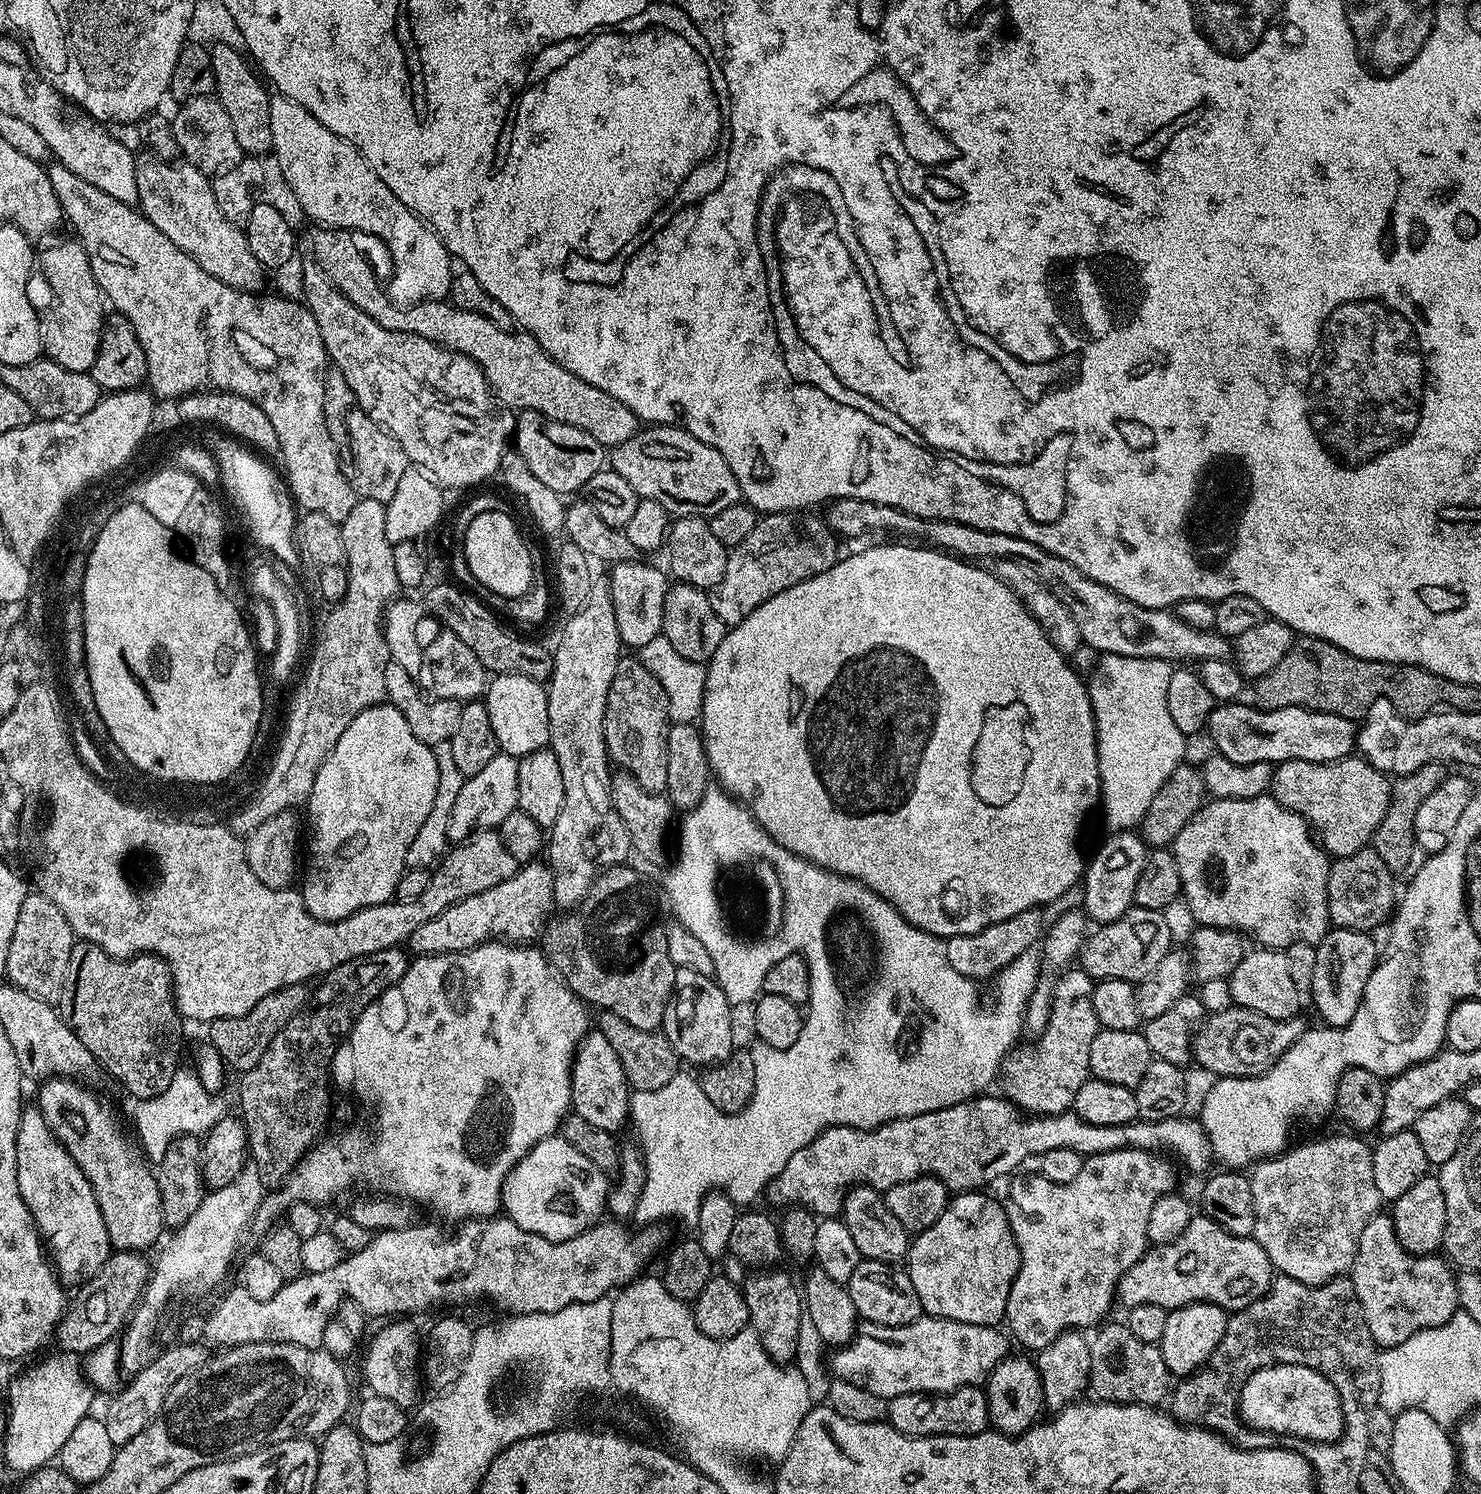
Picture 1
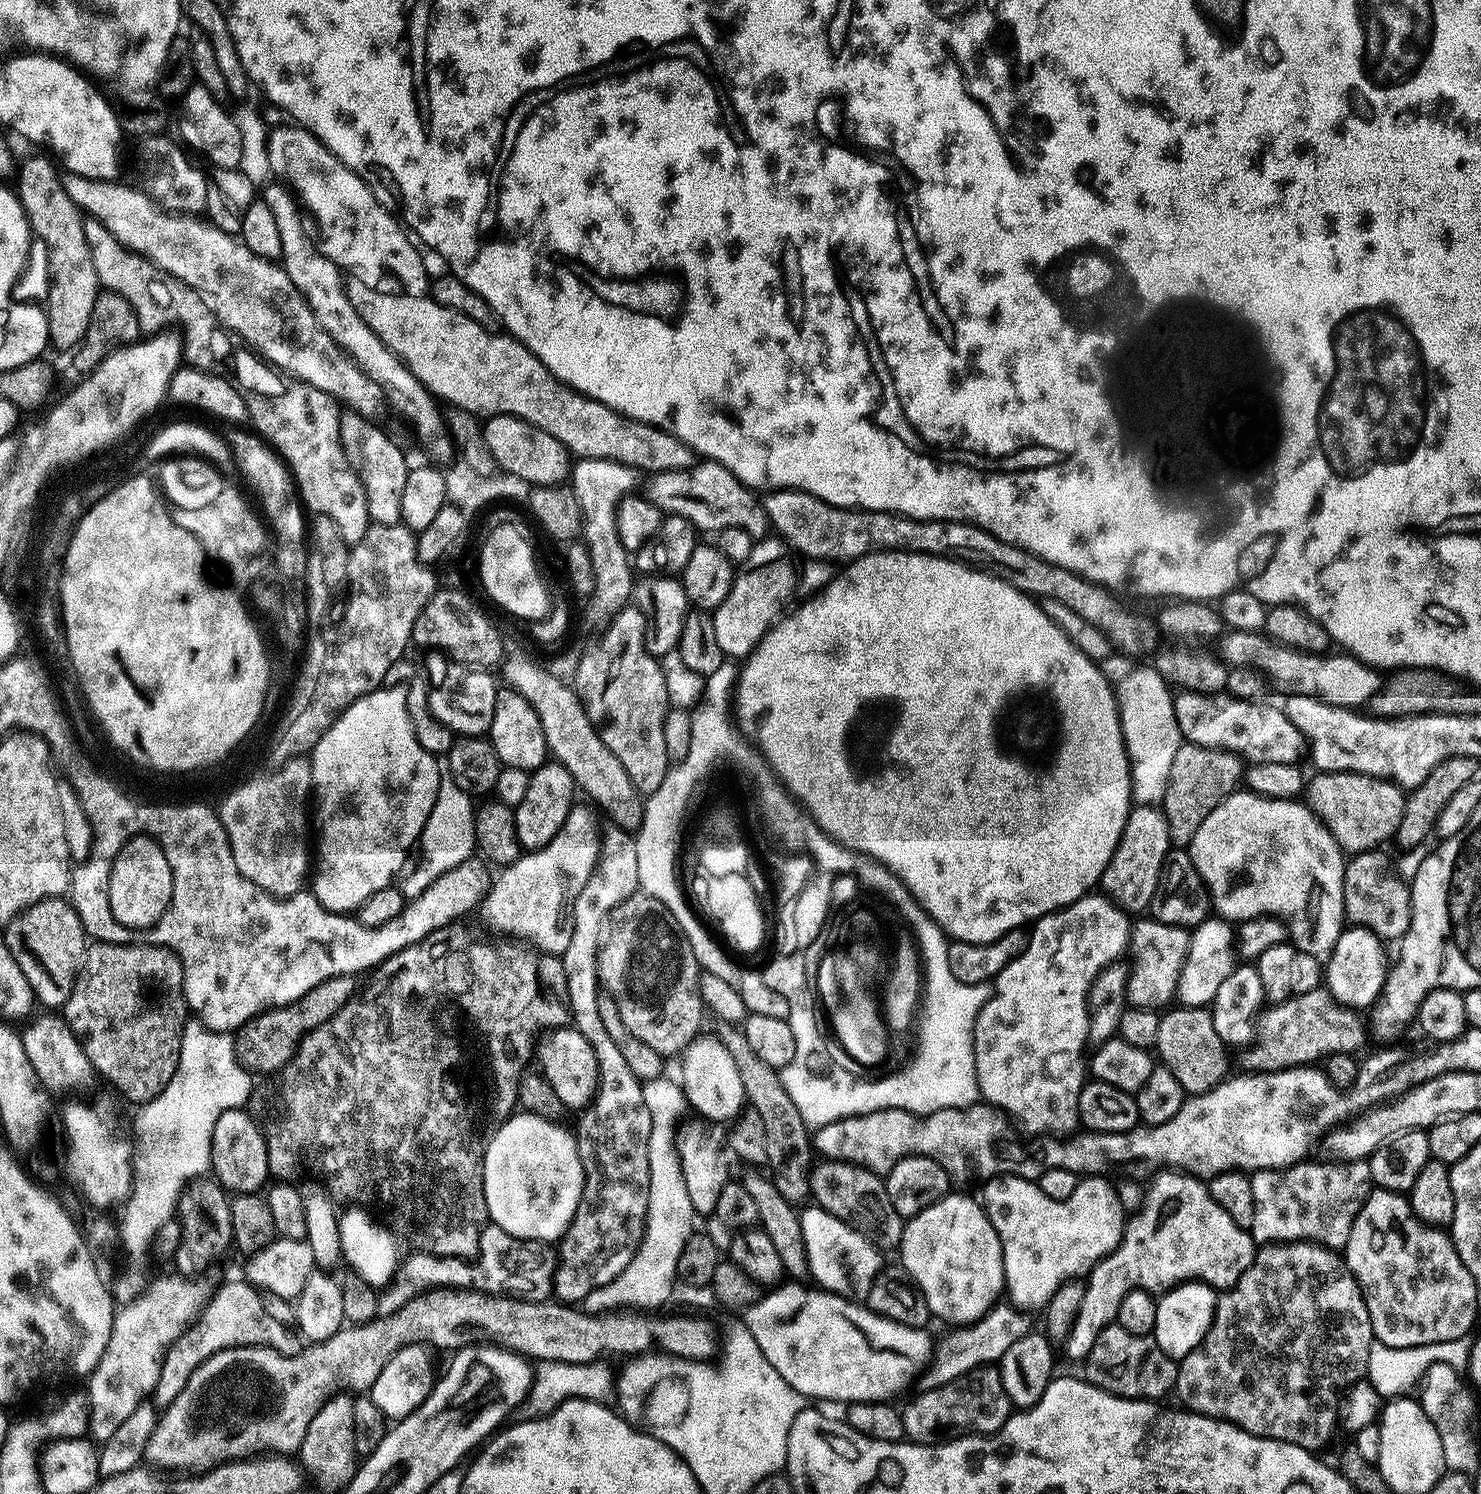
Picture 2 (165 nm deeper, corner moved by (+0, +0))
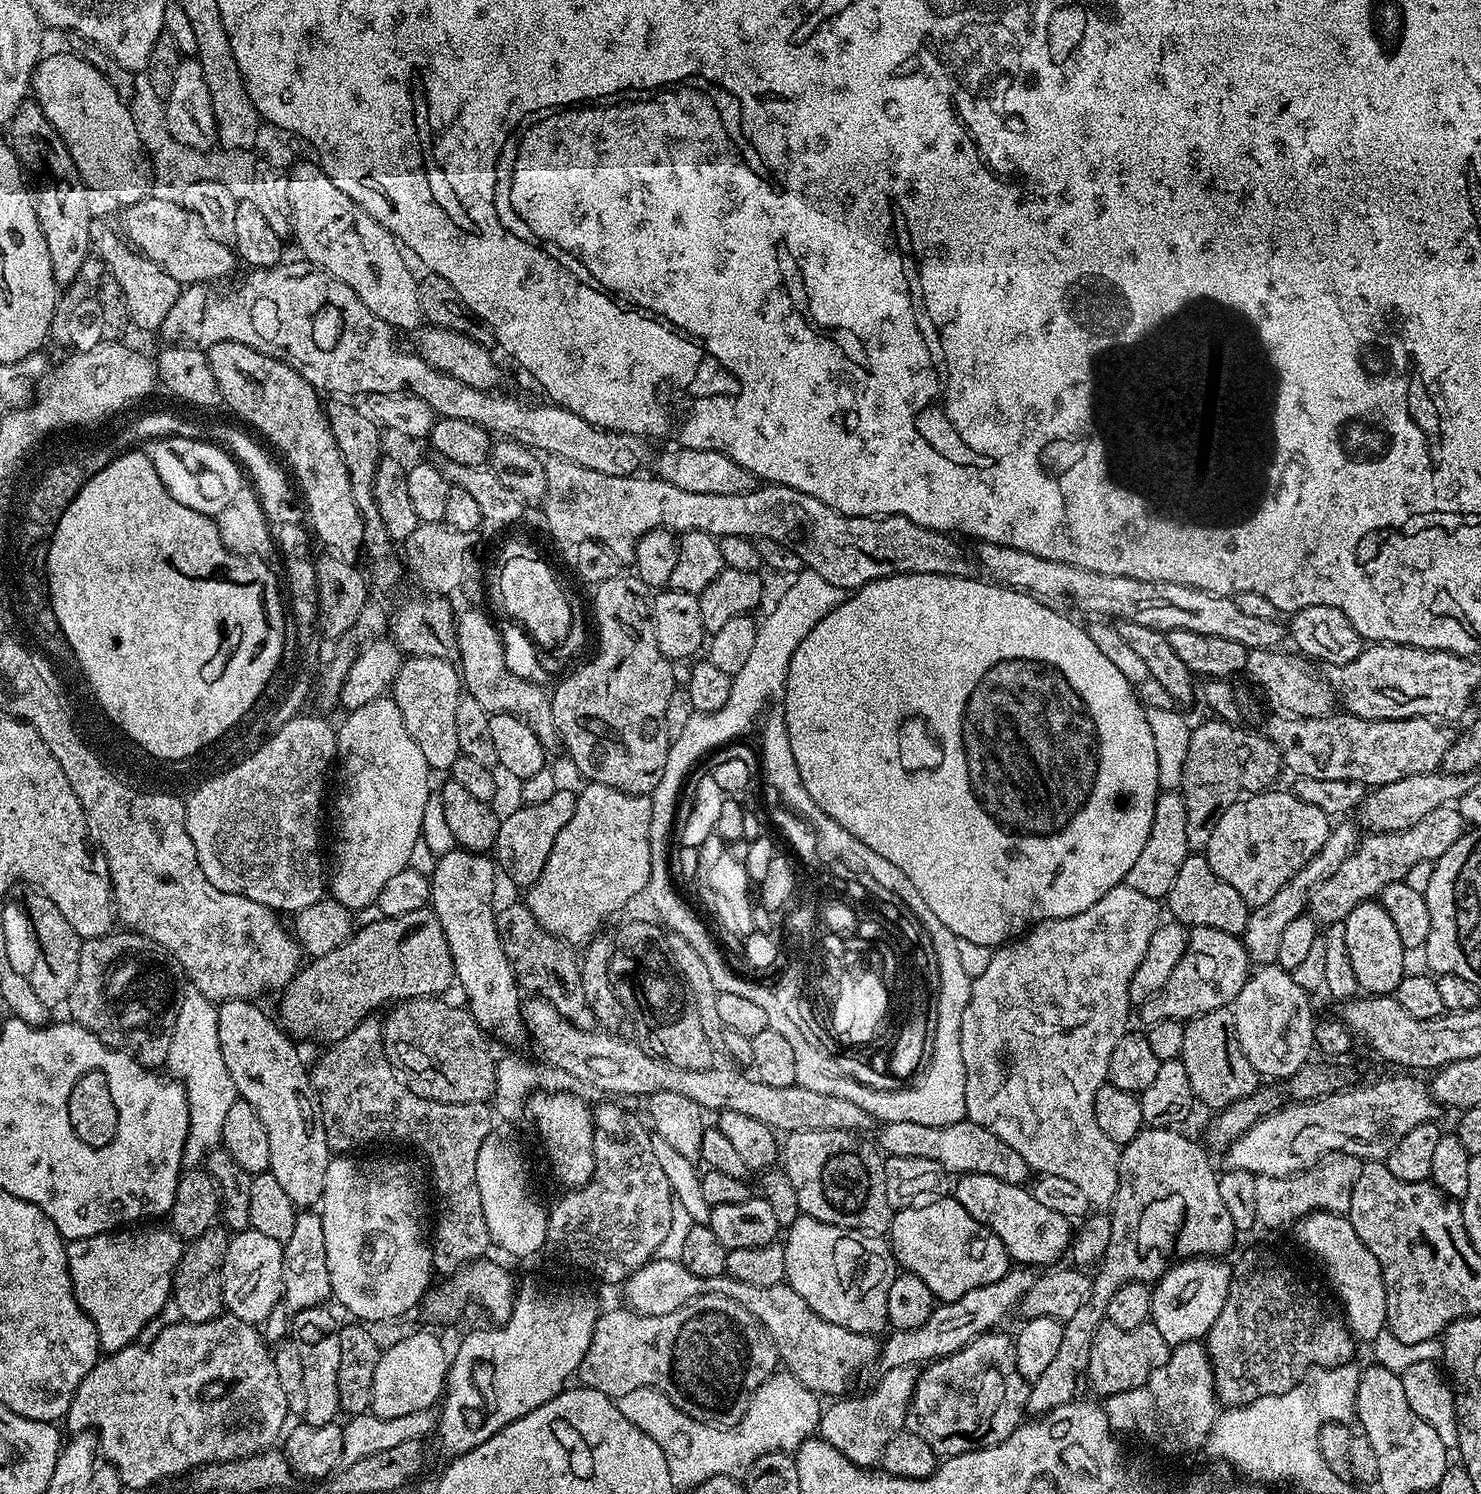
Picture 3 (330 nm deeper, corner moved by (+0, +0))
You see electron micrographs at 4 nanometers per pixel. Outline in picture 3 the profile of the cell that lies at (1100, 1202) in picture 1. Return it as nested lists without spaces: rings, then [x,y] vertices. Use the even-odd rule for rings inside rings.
[[[970,1174],[961,1175],[960,1180],[954,1184],[954,1199],[957,1200],[965,1210],[979,1222],[984,1224],[992,1233],[999,1238],[1002,1246],[1006,1246],[1009,1261],[1020,1266],[1052,1266],[1057,1263],[1059,1256],[1063,1257],[1067,1253],[1072,1243],[1072,1233],[1074,1231],[1073,1221],[1068,1220],[1062,1214],[1054,1214],[1054,1210],[1046,1210],[1038,1198],[1032,1196],[1027,1187],[1002,1182],[998,1178],[990,1178],[990,1174]]]

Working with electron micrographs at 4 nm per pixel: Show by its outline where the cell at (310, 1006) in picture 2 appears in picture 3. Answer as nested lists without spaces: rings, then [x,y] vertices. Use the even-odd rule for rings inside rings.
[[[431,907],[379,919],[359,925],[350,939],[330,954],[309,959],[279,993],[278,1023],[293,1041],[325,1040],[325,1045],[331,1046],[387,1000],[436,998],[454,984],[450,946]]]

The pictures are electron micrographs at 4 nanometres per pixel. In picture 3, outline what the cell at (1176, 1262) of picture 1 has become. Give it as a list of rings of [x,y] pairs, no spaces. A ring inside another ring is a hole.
[[[1145,1126],[1129,1144],[1120,1148],[1118,1190],[1110,1205],[1110,1246],[1106,1246],[1104,1259],[1092,1276],[1090,1298],[1074,1313],[1074,1318],[1063,1321],[1062,1342],[1054,1354],[1054,1359],[1037,1380],[1031,1381],[1027,1411],[1033,1417],[1039,1418],[1058,1406],[1069,1404],[1081,1395],[1080,1387],[1085,1387],[1088,1379],[1090,1346],[1094,1342],[1094,1334],[1105,1319],[1106,1302],[1110,1302],[1110,1297],[1114,1290],[1118,1290],[1118,1286],[1126,1286],[1132,1280],[1151,1285],[1172,1267],[1177,1258],[1220,1258],[1225,1255],[1223,1252],[1231,1250],[1232,1243],[1238,1239],[1238,1233],[1218,1194],[1217,1175],[1217,1169],[1212,1169],[1212,1164],[1208,1161],[1207,1154],[1200,1149],[1199,1142],[1183,1136],[1176,1128]]]

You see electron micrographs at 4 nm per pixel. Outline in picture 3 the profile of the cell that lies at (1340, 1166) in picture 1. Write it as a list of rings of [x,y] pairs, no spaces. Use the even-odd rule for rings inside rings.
[[[1336,1154],[1292,1176],[1257,1176],[1257,1221],[1268,1228],[1284,1228],[1287,1224],[1295,1225],[1312,1212],[1347,1214],[1350,1210],[1350,1194],[1354,1194],[1354,1182],[1360,1173],[1361,1163],[1357,1156]]]

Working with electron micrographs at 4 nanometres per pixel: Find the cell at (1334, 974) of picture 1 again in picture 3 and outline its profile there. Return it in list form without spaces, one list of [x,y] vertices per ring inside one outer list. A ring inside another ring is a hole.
[[[1375,899],[1367,900],[1350,910],[1350,914],[1342,921],[1342,931],[1346,934],[1346,954],[1350,954],[1350,966],[1354,966],[1354,978],[1358,978],[1360,988],[1365,993],[1377,996],[1395,993],[1398,982],[1402,982],[1406,974],[1406,949],[1402,946],[1402,938],[1398,938],[1398,929],[1395,928],[1390,914],[1386,914],[1384,907]]]

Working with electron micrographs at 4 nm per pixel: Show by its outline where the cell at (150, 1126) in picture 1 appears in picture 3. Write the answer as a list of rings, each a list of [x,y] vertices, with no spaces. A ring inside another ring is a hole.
[[[194,987],[183,989],[178,1006],[178,1022],[170,1038],[167,1071],[184,1085],[188,1099],[188,1137],[184,1147],[184,1168],[203,1165],[204,1157],[220,1144],[222,1122],[238,1099],[230,1070],[222,1062],[222,1046],[218,1046],[217,1005]]]

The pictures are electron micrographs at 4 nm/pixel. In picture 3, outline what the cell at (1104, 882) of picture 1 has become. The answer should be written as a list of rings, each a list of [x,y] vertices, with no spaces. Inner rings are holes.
[[[1164,790],[1156,797],[1154,806],[1154,824],[1150,826],[1150,838],[1146,838],[1146,846],[1142,846],[1142,854],[1130,866],[1127,878],[1129,888],[1138,890],[1138,894],[1146,894],[1150,898],[1160,900],[1168,895],[1168,891],[1190,853],[1186,842],[1186,802],[1179,791]]]

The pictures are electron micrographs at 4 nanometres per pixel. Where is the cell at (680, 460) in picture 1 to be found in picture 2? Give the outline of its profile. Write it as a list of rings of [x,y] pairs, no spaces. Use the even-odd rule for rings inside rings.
[[[704,458],[693,463],[687,472],[657,472],[649,475],[647,480],[647,499],[657,504],[661,513],[686,518],[701,533],[715,534],[727,528],[737,528],[746,530],[746,534],[754,538],[769,535],[770,521],[761,497],[717,460]]]

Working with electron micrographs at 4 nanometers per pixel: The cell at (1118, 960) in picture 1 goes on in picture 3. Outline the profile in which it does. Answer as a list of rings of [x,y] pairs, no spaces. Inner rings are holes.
[[[1206,926],[1193,927],[1188,932],[1186,950],[1178,966],[1174,966],[1174,974],[1166,978],[1166,986],[1162,986],[1159,994],[1139,1005],[1141,1025],[1157,1024],[1163,1020],[1187,1022],[1193,1020],[1195,1016],[1201,1016],[1219,1008],[1228,1008],[1242,990],[1249,975],[1248,952],[1239,935],[1232,935]]]

